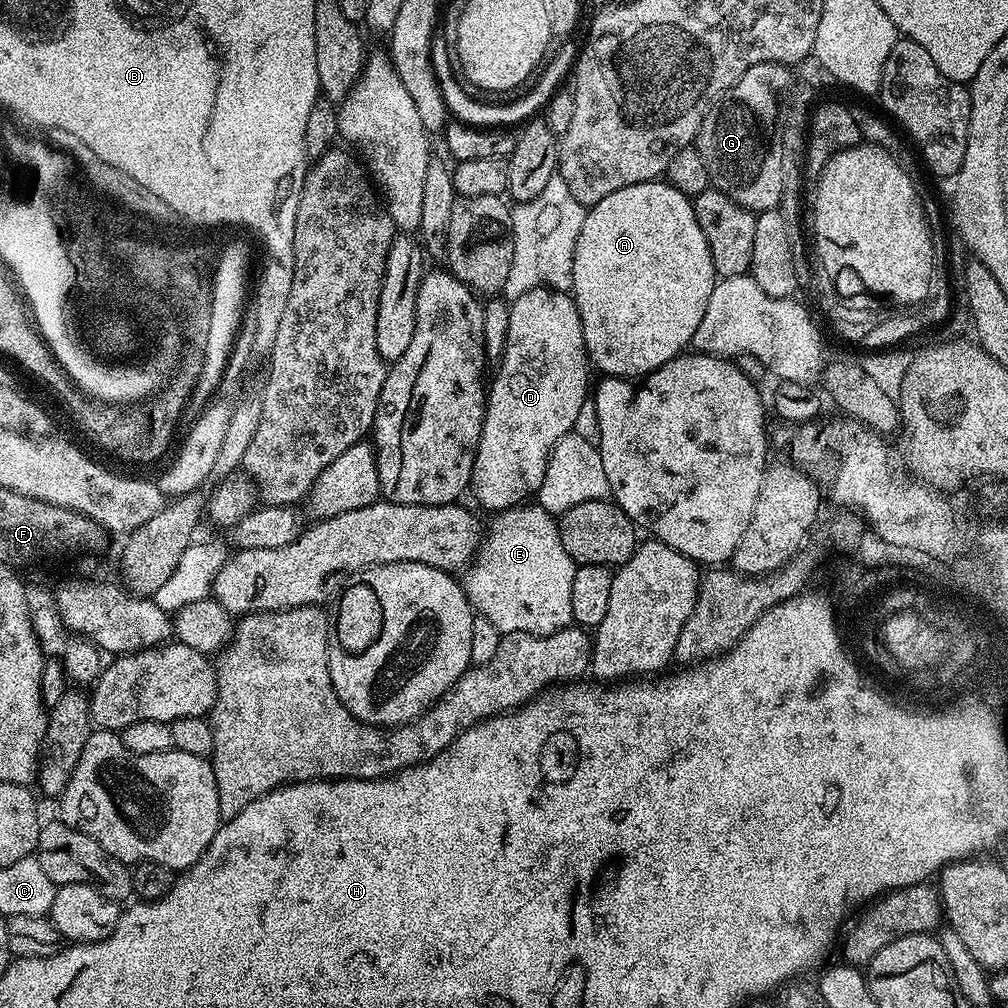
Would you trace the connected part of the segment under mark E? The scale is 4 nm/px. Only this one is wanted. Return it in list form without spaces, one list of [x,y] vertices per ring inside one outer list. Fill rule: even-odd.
[[[525,502],[491,517],[492,525],[486,528],[482,547],[475,561],[468,565],[462,576],[462,587],[473,609],[490,618],[501,634],[506,632],[533,632],[535,636],[549,636],[573,623],[570,594],[577,564],[562,546],[557,517],[539,502]]]

